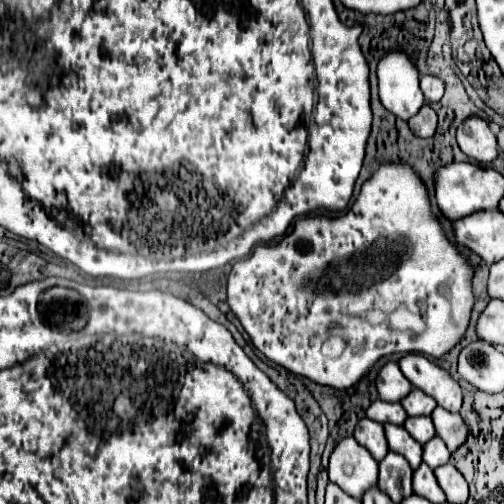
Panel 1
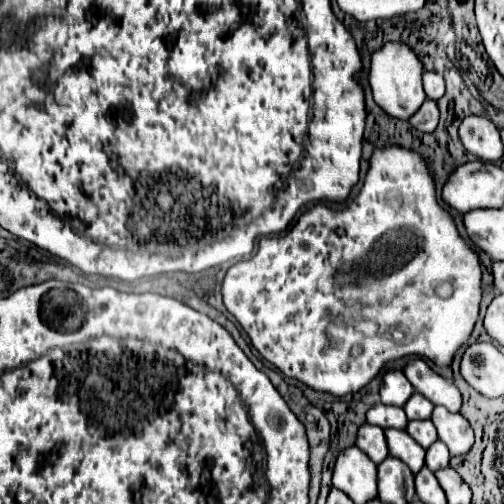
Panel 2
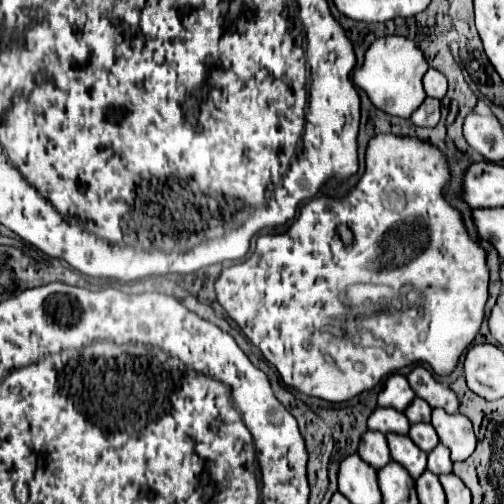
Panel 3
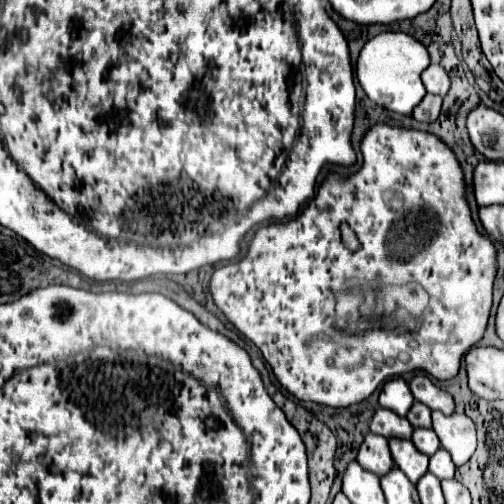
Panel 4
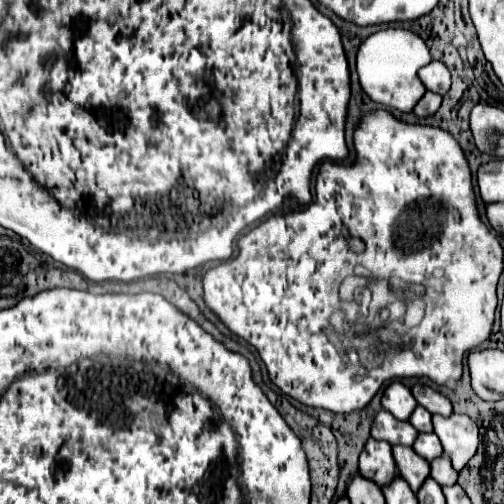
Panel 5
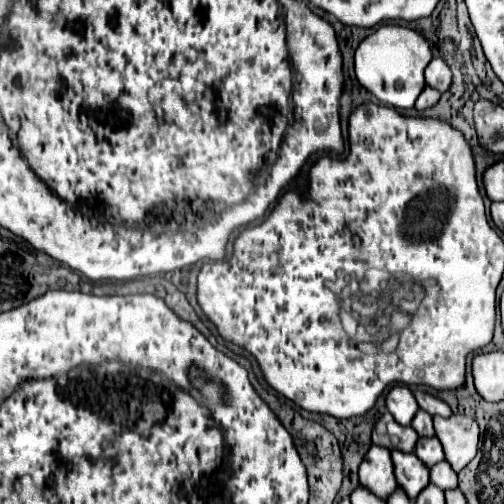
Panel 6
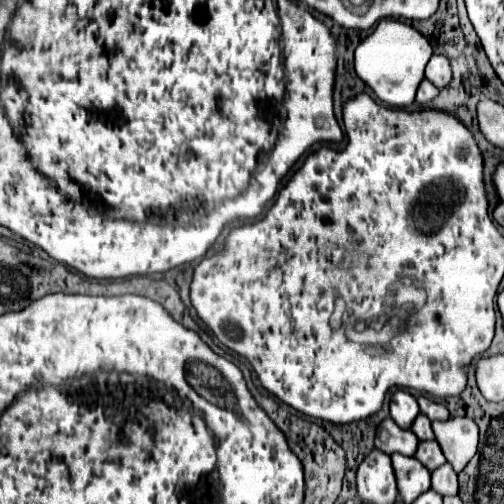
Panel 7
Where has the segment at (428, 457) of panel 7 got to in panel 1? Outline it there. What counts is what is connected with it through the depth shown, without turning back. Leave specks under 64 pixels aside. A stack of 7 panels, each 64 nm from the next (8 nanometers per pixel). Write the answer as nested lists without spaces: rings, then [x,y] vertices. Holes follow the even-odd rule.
[[[410,416],[404,422],[404,428],[412,434],[412,438],[416,438],[420,444],[426,444],[436,432],[434,432],[434,424],[430,416]]]

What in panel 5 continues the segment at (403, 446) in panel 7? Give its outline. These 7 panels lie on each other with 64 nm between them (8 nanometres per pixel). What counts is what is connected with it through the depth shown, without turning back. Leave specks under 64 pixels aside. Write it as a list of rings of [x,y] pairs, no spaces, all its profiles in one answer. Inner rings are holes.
[[[380,410],[372,422],[372,436],[376,440],[386,440],[388,444],[408,444],[416,440],[416,428],[410,422],[394,418],[388,410]]]

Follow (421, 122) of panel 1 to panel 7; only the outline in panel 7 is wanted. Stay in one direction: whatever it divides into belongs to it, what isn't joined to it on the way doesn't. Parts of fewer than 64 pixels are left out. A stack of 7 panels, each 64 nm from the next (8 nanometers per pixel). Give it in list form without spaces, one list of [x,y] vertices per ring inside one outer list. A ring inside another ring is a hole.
[[[424,80],[422,84],[420,84],[420,88],[418,88],[418,94],[416,94],[416,102],[418,104],[428,104],[430,100],[434,100],[436,96],[438,96],[438,88],[432,84],[432,82],[428,82],[428,80]]]

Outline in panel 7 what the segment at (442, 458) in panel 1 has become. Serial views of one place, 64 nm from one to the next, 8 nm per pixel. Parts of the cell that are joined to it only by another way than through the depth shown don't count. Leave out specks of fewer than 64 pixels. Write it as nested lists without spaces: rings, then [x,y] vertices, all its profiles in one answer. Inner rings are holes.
[[[442,464],[440,468],[432,470],[432,488],[440,492],[442,496],[446,494],[456,494],[458,492],[458,480],[456,472],[452,470],[450,464]]]

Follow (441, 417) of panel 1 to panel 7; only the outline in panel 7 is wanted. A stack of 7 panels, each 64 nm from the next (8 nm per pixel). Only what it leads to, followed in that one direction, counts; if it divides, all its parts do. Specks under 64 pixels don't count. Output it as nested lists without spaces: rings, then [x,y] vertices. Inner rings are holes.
[[[454,416],[448,420],[434,420],[432,430],[450,466],[460,472],[478,450],[478,426],[472,418]]]

